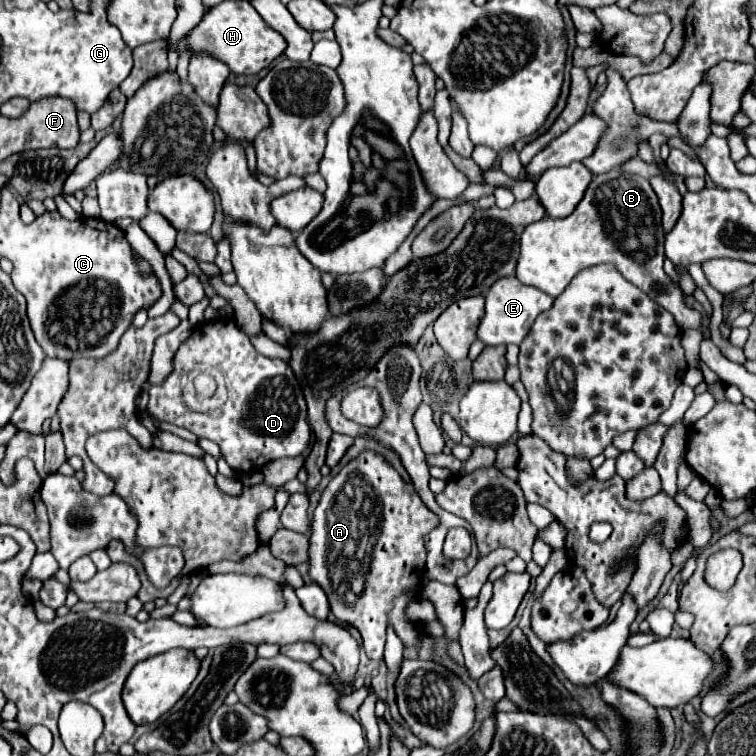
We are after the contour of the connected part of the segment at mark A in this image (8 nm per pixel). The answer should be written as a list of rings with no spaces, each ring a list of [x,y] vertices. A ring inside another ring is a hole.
[[[365,450],[349,460],[323,490],[319,506],[313,512],[309,574],[325,590],[335,618],[353,624],[361,632],[365,652],[371,660],[383,658],[387,620],[405,644],[411,646],[419,640],[417,626],[405,618],[405,608],[413,598],[411,594],[405,594],[405,588],[421,582],[421,572],[425,568],[423,536],[437,526],[439,516],[421,502],[413,484],[405,482],[399,472],[373,450]]]

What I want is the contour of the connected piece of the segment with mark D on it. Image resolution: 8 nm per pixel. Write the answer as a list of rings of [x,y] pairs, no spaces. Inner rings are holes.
[[[213,320],[193,328],[191,336],[179,346],[173,366],[171,378],[163,382],[157,394],[145,384],[145,392],[149,394],[147,410],[163,422],[187,428],[199,438],[213,440],[235,472],[251,474],[273,460],[299,456],[309,448],[311,428],[307,422],[307,406],[297,378],[291,374],[291,366],[279,358],[271,360],[261,356],[233,320]],[[199,364],[223,370],[229,392],[227,402],[209,412],[193,412],[181,398],[183,378]],[[247,416],[253,416],[253,424],[247,424]]]

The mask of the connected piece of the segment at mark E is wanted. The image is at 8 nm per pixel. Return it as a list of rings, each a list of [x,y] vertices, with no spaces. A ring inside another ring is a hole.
[[[507,276],[499,278],[495,286],[487,292],[487,302],[485,302],[485,316],[479,324],[477,338],[485,342],[487,346],[499,346],[499,344],[521,344],[521,340],[527,336],[527,330],[533,326],[535,318],[545,312],[547,308],[553,306],[553,298],[539,288],[527,286],[517,280],[517,276]]]

